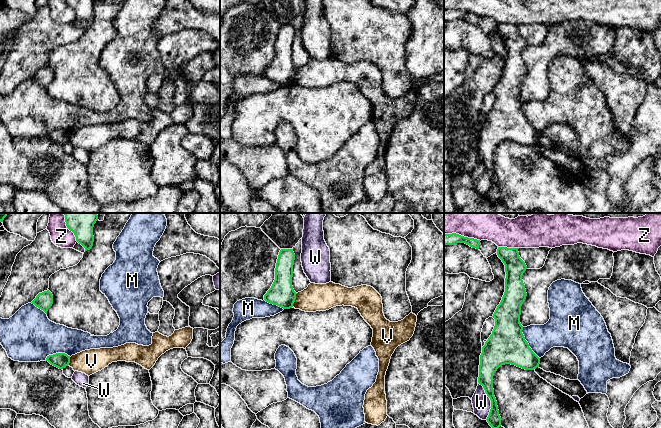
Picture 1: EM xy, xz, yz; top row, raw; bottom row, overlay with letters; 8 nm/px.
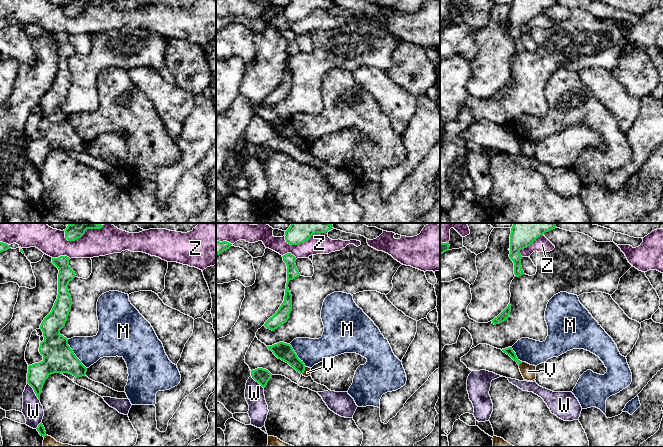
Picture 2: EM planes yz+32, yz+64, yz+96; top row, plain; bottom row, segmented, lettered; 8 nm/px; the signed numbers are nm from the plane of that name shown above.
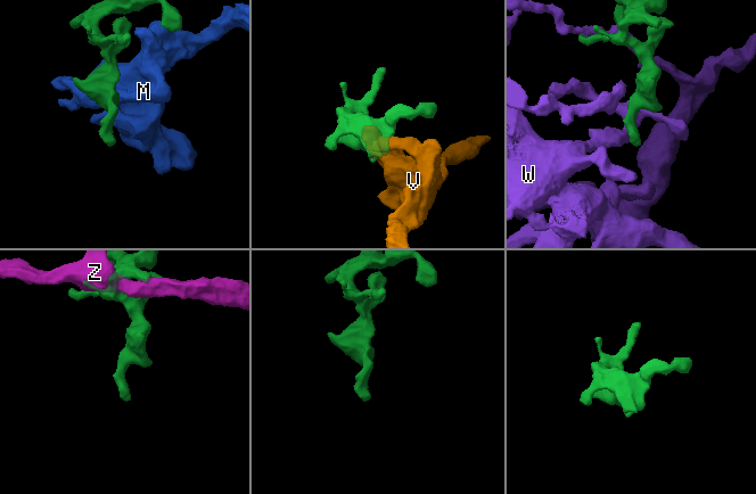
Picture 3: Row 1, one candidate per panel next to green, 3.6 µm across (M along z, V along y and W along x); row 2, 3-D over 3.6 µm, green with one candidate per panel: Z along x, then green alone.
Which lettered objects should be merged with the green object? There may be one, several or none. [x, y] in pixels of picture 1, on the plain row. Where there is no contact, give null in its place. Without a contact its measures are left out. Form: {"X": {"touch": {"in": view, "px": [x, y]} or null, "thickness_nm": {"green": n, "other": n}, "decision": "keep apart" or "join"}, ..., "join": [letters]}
{"M": {"touch": {"in": "yz", "px": [527, 119]}, "thickness_nm": {"green": 300, "other": 220}, "decision": "keep apart"}, "V": {"touch": {"in": "xz", "px": [294, 76]}, "thickness_nm": {"green": 200, "other": 220}, "decision": "keep apart"}, "W": {"touch": {"in": "yz", "px": [491, 177]}, "thickness_nm": {"green": 130, "other": 150}, "decision": "keep apart"}, "Z": {"touch": {"in": "yz", "px": [462, 12]}, "thickness_nm": {"green": 100, "other": 140}, "decision": "keep apart"}, "join": []}

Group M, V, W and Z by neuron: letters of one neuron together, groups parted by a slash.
M / V / W / Z

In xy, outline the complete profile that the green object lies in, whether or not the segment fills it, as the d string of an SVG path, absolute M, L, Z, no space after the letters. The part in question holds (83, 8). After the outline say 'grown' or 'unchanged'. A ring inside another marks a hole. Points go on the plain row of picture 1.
M66 0L66 2L74 9L76 17L85 24L85 27L92 24L94 0Z; unchanged

